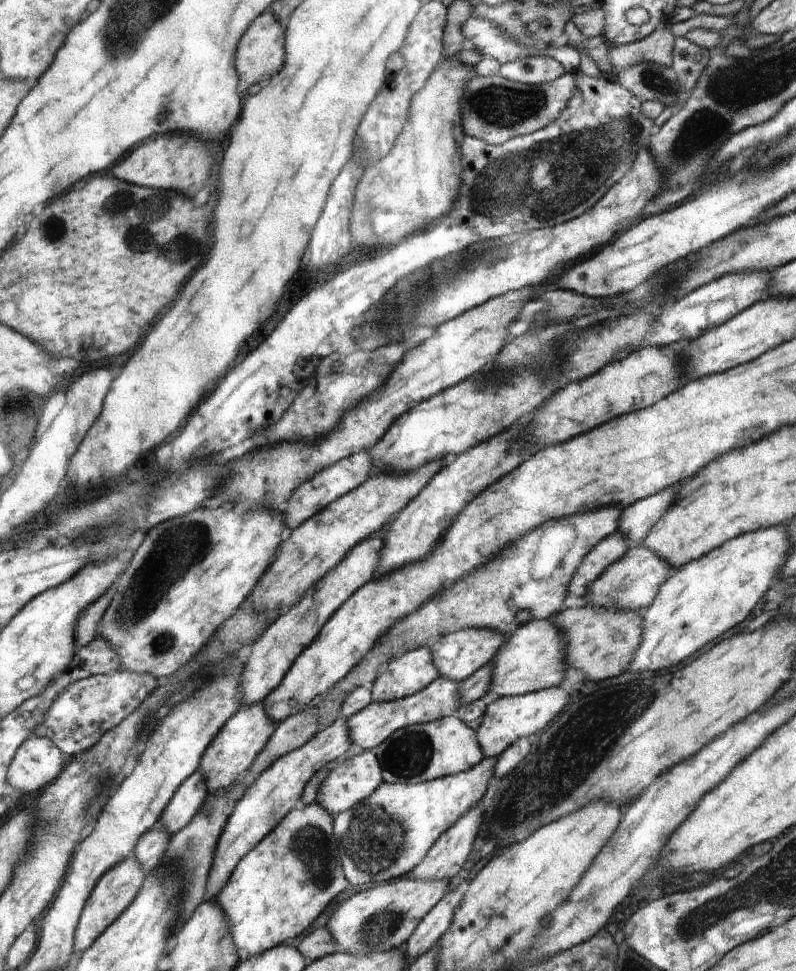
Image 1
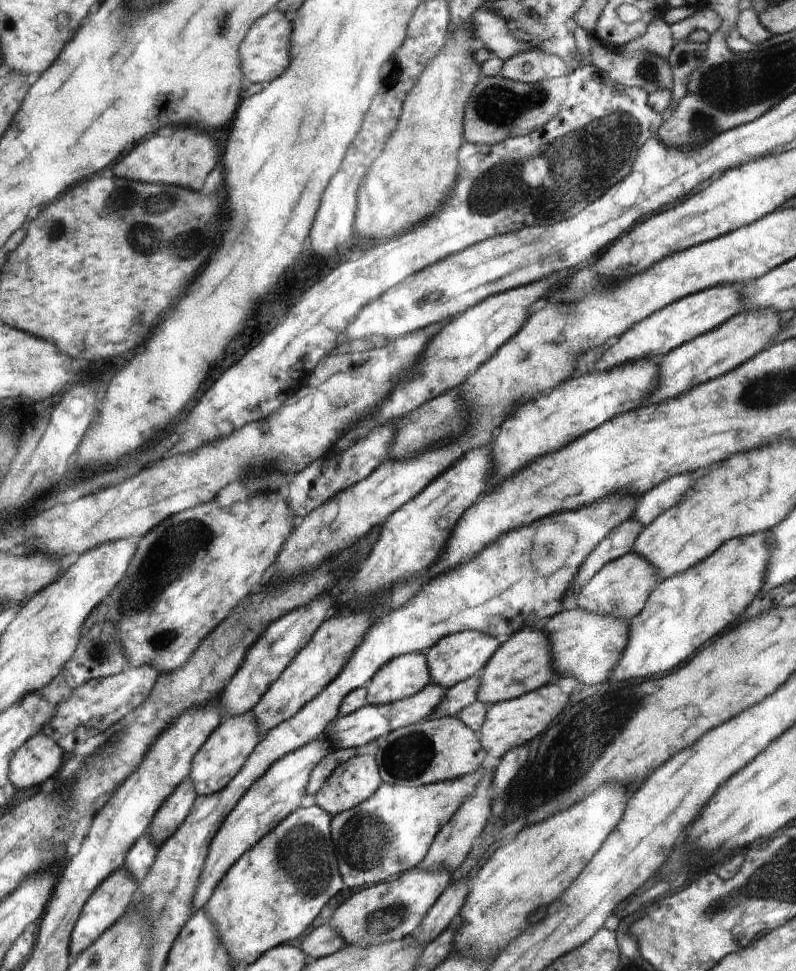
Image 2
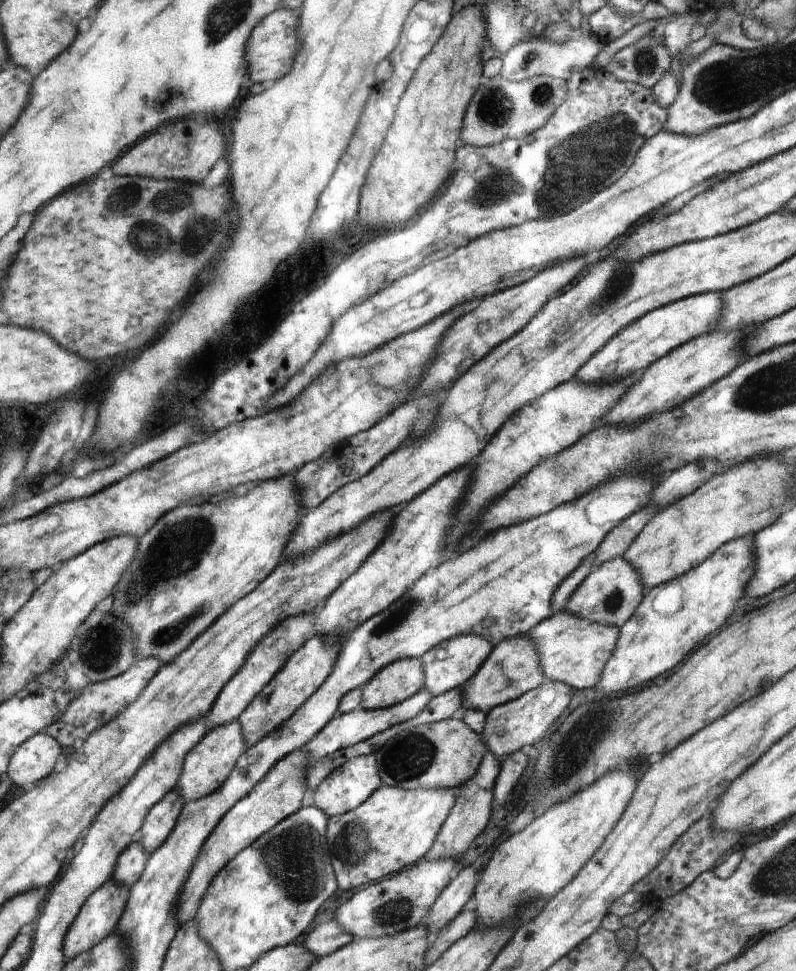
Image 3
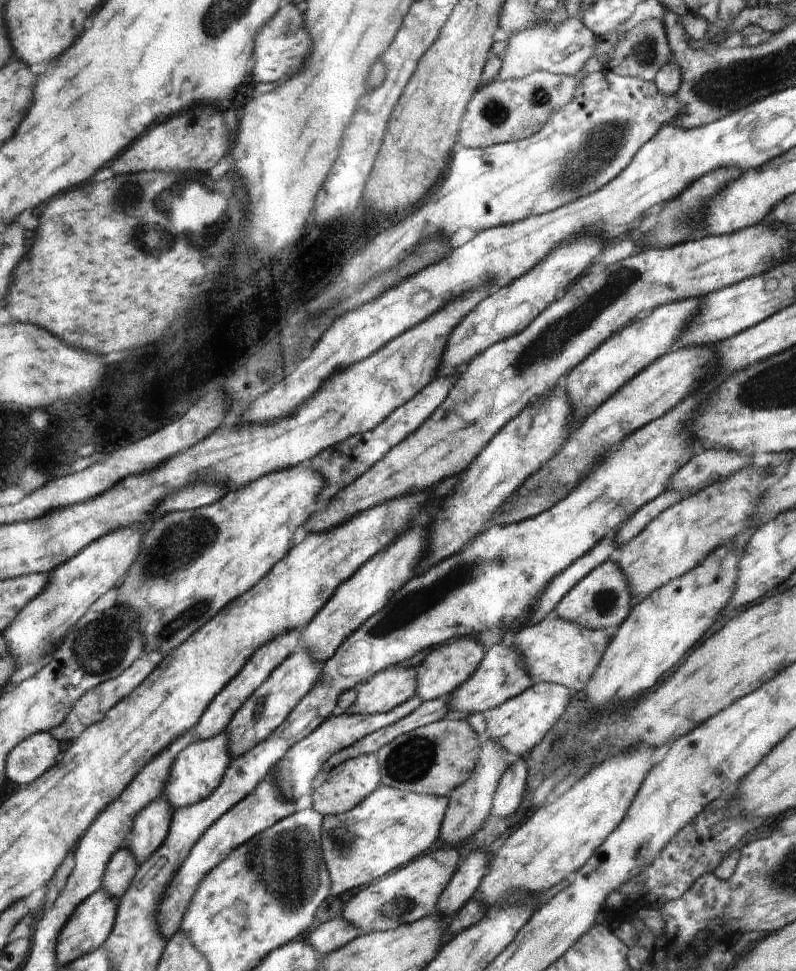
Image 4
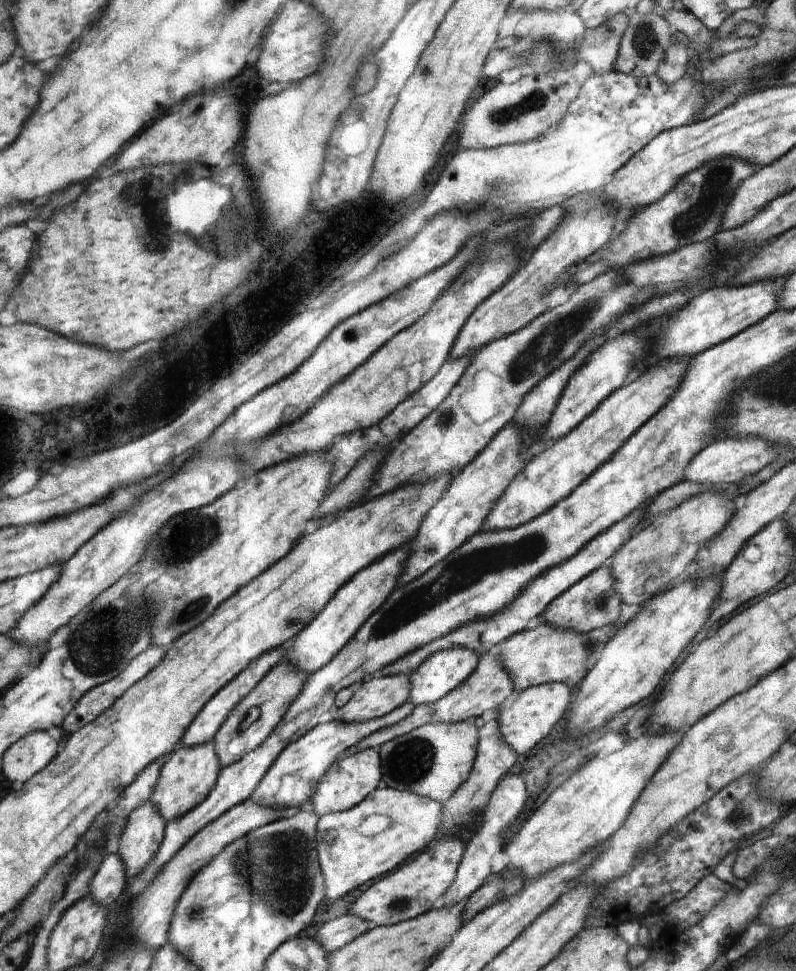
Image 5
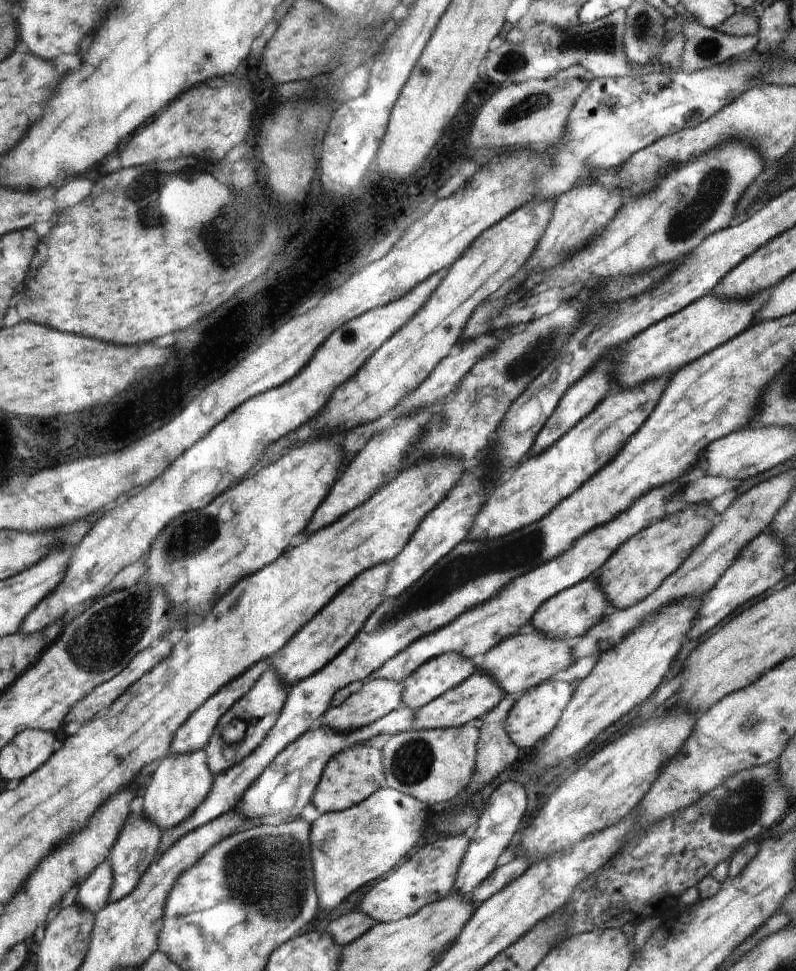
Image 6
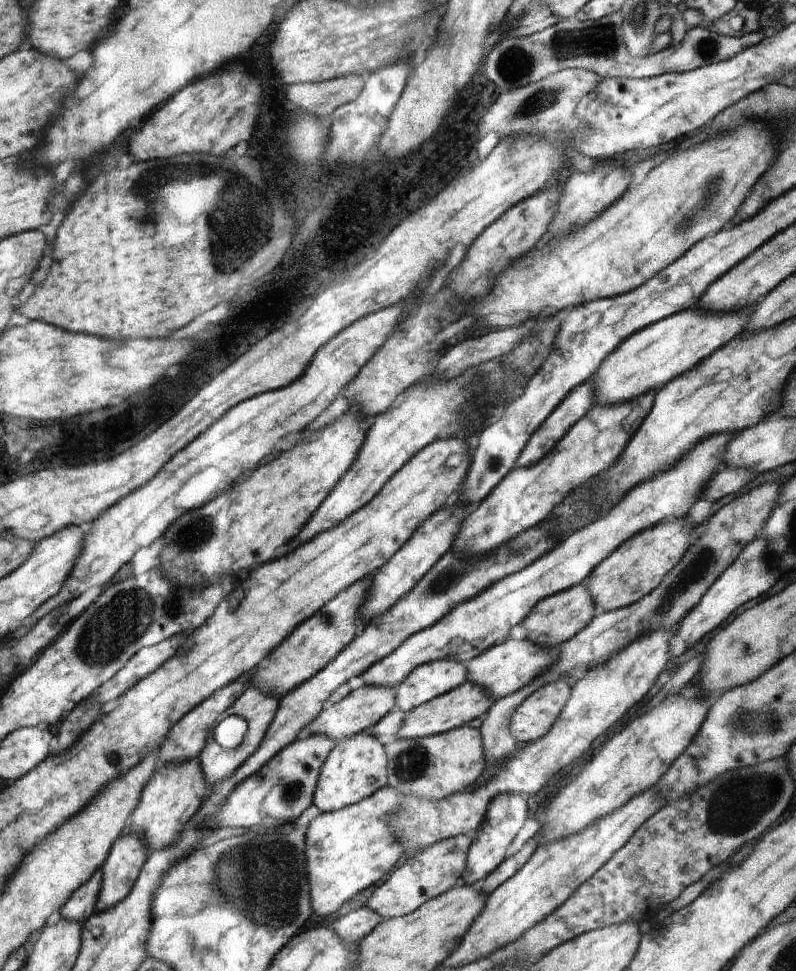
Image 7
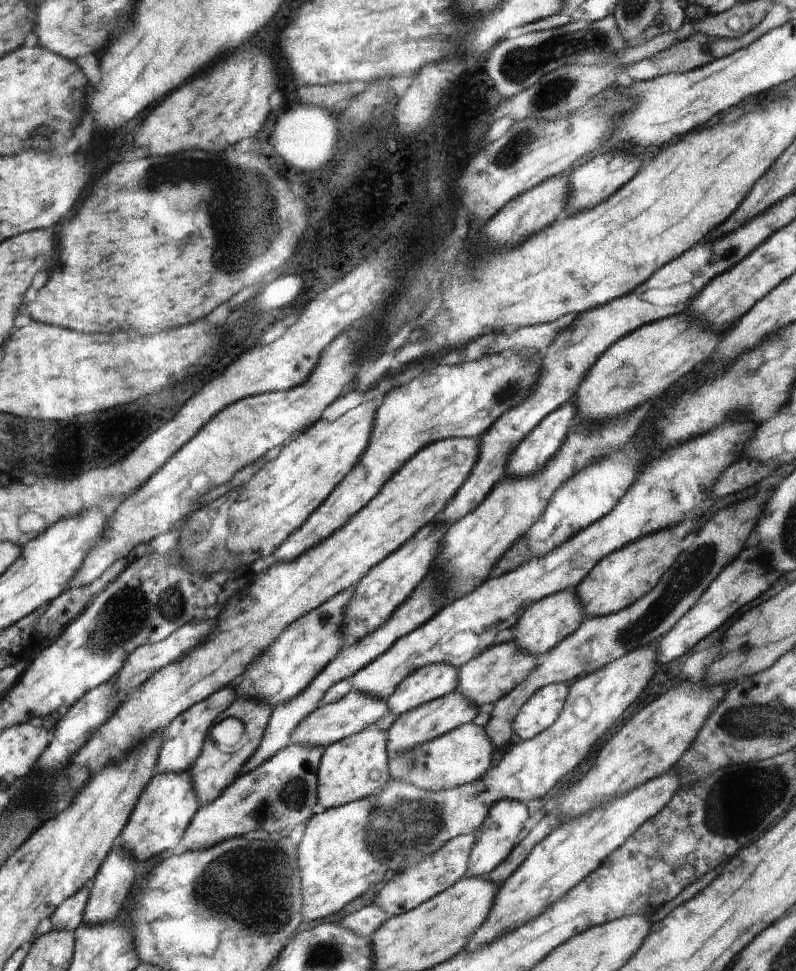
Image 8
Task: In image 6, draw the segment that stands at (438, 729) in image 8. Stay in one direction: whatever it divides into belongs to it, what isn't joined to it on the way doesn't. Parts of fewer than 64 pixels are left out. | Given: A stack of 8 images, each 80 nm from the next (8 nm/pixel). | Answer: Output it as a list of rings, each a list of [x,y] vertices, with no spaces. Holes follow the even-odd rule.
[[[477,670],[462,684],[447,690],[442,696],[415,711],[416,717],[412,729],[445,729],[471,723],[490,713],[505,696],[505,690],[494,677]]]

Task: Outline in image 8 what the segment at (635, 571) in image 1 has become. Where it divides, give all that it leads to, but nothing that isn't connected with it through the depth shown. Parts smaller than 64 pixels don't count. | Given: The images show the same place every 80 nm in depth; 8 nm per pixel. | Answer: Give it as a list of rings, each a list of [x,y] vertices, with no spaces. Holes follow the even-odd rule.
[[[576,590],[560,591],[532,604],[519,618],[519,625],[513,630],[514,638],[511,640],[521,651],[539,656],[548,649],[554,649],[559,642],[575,633],[584,620],[583,602],[578,598]]]

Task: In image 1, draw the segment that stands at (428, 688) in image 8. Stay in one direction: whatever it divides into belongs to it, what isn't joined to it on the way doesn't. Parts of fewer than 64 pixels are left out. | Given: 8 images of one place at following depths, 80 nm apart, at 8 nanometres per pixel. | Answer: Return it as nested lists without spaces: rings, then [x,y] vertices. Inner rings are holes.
[[[466,627],[446,632],[432,641],[428,641],[426,646],[431,649],[431,653],[434,655],[434,663],[439,669],[439,674],[461,683],[494,660],[495,655],[503,648],[506,637],[500,631],[488,627]]]

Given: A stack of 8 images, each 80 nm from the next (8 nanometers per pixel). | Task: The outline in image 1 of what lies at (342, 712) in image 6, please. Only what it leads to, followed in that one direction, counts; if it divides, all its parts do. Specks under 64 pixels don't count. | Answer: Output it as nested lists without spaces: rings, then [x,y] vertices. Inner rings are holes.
[[[426,645],[412,648],[392,658],[369,684],[373,701],[395,701],[426,689],[440,676],[434,655]]]

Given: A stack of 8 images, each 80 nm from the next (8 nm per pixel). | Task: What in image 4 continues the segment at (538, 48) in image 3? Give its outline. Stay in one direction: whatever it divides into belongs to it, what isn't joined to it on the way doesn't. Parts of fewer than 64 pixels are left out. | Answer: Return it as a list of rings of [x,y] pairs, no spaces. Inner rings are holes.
[[[580,17],[567,18],[562,25],[554,27],[547,21],[537,21],[531,29],[517,32],[507,40],[499,74],[502,78],[522,78],[534,70],[546,70],[554,74],[576,76],[584,64],[597,54],[596,47],[596,35]]]

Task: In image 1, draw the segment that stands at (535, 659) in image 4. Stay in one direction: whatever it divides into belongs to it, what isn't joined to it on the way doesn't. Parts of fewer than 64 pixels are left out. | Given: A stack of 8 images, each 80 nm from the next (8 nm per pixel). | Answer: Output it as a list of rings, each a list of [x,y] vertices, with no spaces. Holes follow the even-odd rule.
[[[586,605],[583,607],[567,608],[561,611],[553,620],[557,622],[560,630],[567,635],[567,664],[586,673],[588,680],[608,680],[612,676],[622,674],[631,665],[635,652],[643,640],[643,618],[640,616],[644,610],[609,609],[606,607]]]

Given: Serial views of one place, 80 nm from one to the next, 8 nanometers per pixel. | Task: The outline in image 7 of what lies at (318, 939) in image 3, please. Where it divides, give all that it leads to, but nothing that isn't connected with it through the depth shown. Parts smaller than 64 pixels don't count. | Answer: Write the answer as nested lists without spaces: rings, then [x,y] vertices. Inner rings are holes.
[[[364,906],[338,918],[331,926],[346,942],[358,944],[381,920],[381,916]]]

